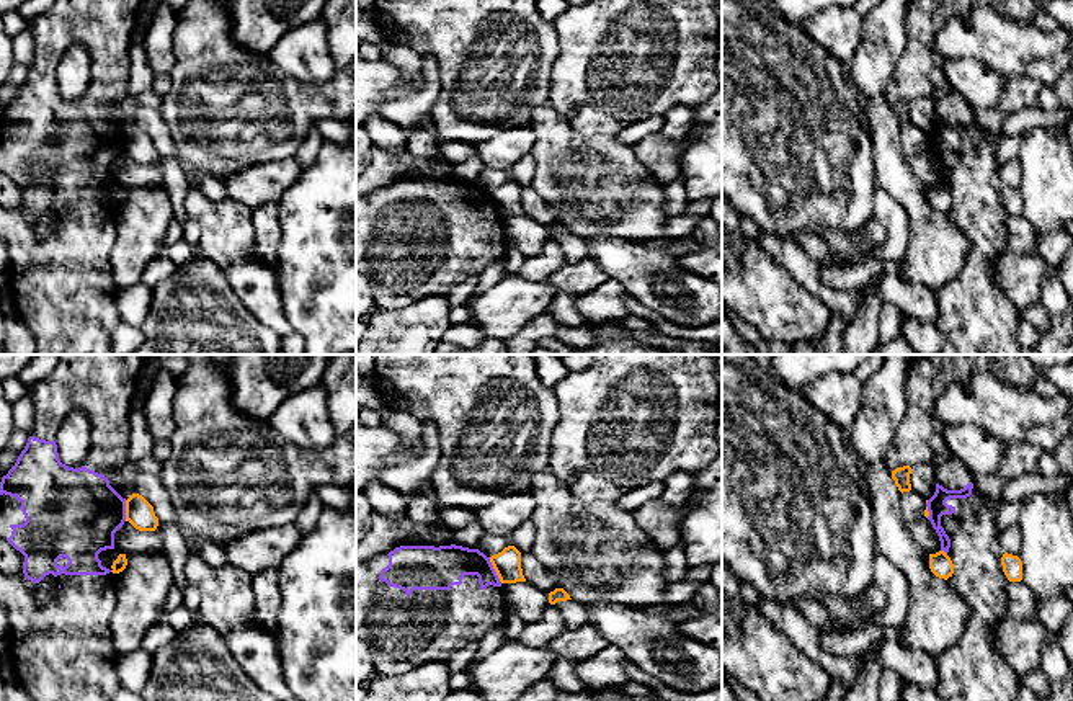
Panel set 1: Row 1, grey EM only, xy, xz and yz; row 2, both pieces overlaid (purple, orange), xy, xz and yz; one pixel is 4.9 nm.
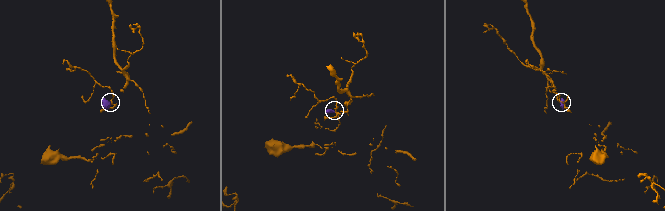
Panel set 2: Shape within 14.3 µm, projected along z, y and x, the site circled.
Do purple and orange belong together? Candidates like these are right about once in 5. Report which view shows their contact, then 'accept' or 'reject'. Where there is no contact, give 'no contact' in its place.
meets purple in xz; reject

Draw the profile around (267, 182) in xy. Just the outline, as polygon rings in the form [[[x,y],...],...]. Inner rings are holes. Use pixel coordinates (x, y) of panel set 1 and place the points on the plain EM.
[[[294,155],[243,168],[224,178],[227,198],[253,211],[265,203],[279,201],[302,172],[304,165]]]

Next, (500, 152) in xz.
[[[516,126],[477,144],[477,152],[483,167],[506,170],[523,157],[531,155],[534,142],[536,134],[531,126]]]

